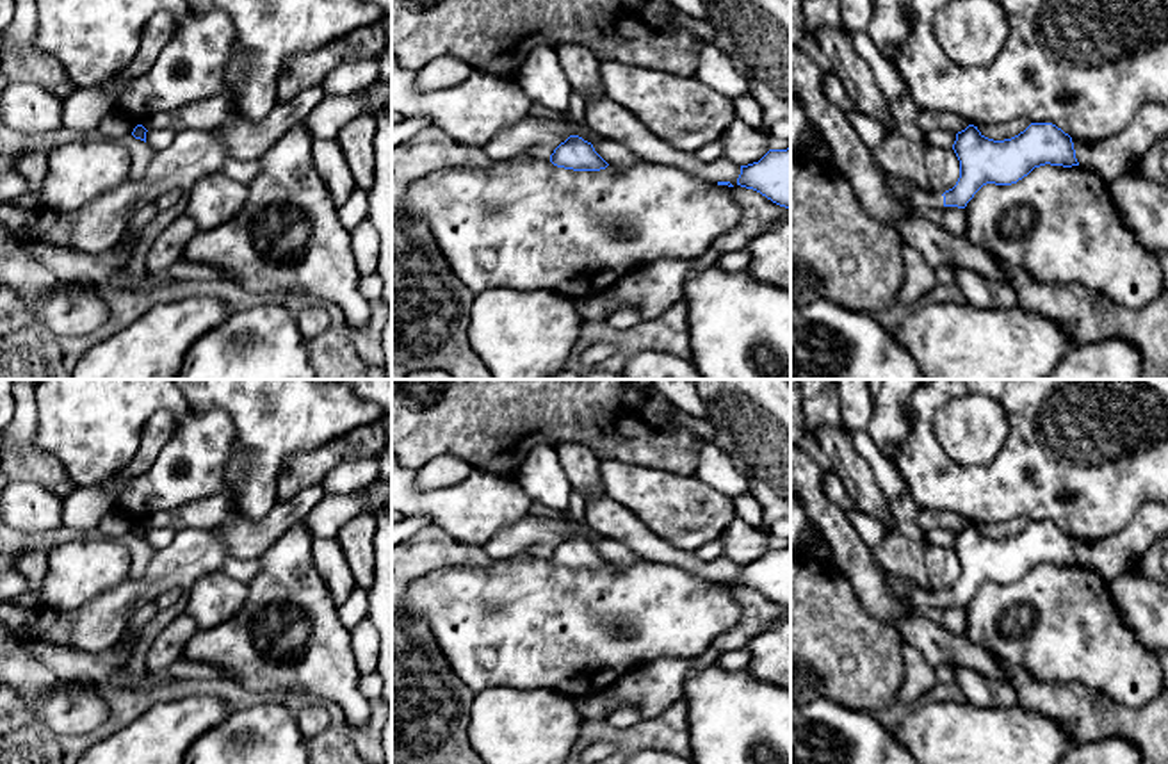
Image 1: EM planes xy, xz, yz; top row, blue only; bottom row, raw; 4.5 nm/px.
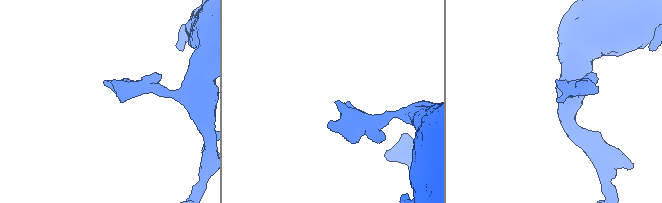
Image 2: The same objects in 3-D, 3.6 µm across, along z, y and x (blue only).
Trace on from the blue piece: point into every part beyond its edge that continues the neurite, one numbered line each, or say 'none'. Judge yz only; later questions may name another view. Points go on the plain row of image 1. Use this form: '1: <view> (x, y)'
1: yz (917, 599)

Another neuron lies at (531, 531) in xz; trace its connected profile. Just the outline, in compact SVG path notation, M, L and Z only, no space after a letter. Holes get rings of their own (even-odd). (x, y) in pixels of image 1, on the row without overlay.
M527 515L518 524L493 534L483 549L495 561L511 559L531 547L556 549L570 534L579 534L595 543L602 540L588 524L575 524L568 518L539 518Z

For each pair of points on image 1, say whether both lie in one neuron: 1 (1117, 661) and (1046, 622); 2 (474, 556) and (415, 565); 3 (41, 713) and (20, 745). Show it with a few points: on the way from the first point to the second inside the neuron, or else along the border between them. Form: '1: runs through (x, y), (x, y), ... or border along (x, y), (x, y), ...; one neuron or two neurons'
1: runs through (1099, 650), (1063, 625); one neuron
2: runs through (460, 556), (429, 556); one neuron
3: border along (18, 727), (38, 727), (41, 731); two neurons

